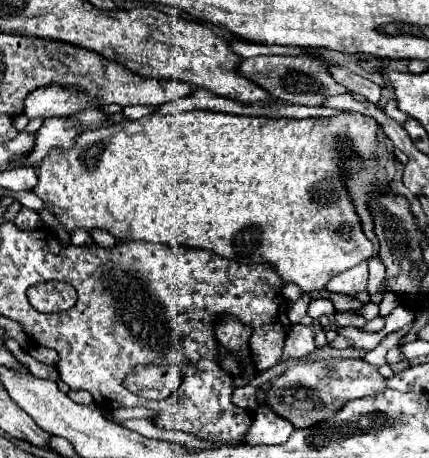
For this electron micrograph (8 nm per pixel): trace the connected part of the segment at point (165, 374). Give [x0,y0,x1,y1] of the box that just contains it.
[124,366,182,398]

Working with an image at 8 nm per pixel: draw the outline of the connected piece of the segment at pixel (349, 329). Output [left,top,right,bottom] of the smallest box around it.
[336,326,380,350]

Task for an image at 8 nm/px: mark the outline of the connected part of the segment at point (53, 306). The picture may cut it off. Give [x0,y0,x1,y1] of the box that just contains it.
[28,282,76,312]

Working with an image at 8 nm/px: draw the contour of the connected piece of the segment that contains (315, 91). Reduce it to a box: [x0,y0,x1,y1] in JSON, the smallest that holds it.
[238,56,344,106]

